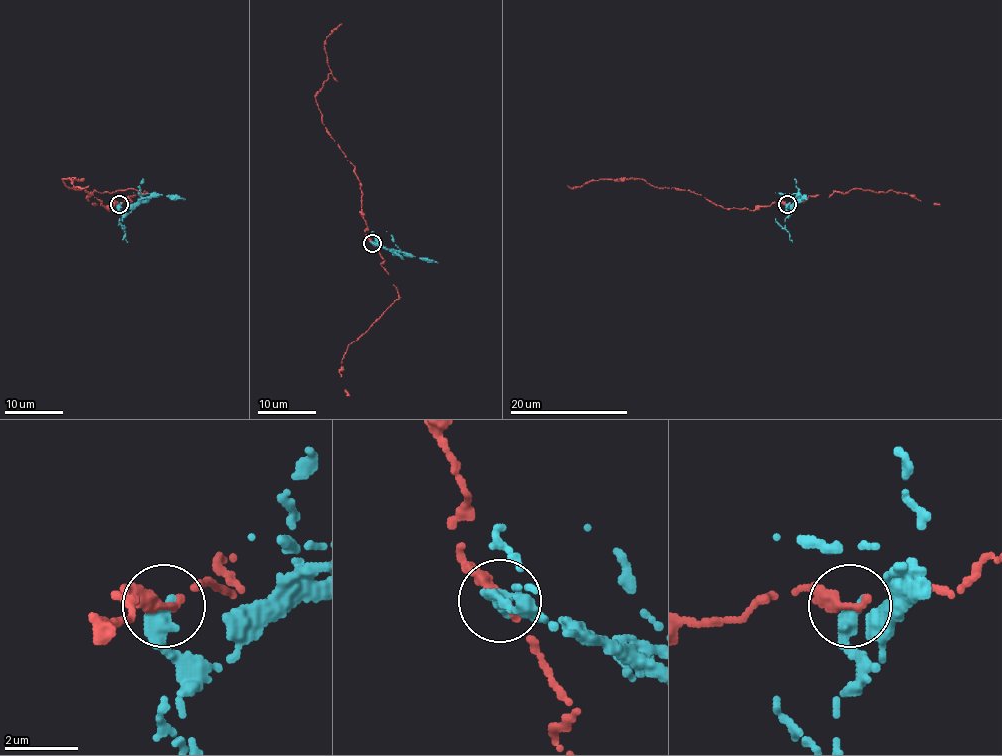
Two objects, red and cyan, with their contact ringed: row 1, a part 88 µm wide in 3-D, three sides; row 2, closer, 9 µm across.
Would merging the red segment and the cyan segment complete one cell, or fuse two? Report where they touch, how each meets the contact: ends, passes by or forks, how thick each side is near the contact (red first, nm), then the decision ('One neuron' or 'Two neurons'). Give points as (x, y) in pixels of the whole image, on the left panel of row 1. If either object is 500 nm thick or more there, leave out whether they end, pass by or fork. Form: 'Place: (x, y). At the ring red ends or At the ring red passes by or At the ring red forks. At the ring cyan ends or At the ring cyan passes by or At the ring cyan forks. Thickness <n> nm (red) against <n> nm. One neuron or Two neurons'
Place: (119, 204). At the ring red passes by. At the ring cyan ends. Thickness 240 nm (red) against 460 nm. Two neurons

